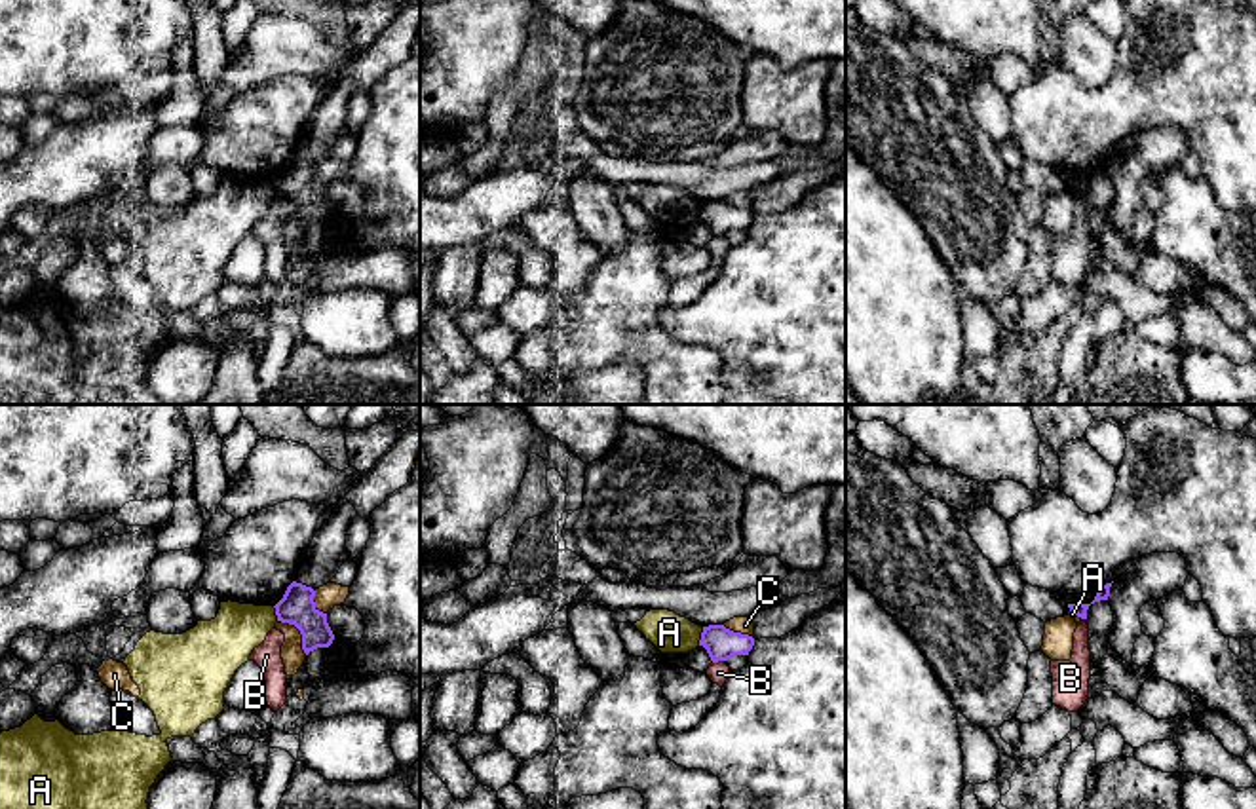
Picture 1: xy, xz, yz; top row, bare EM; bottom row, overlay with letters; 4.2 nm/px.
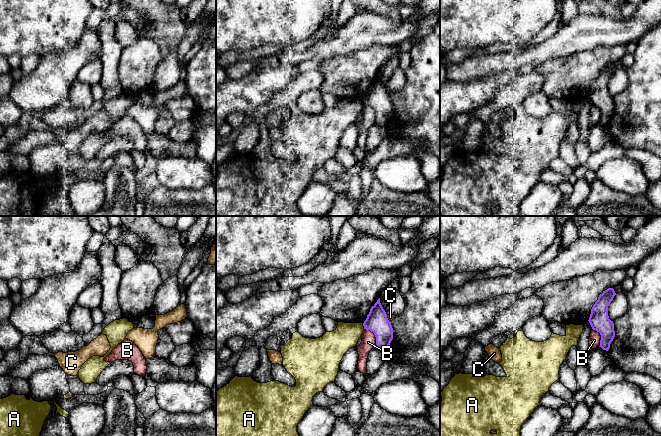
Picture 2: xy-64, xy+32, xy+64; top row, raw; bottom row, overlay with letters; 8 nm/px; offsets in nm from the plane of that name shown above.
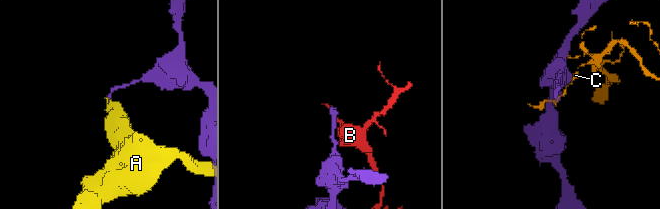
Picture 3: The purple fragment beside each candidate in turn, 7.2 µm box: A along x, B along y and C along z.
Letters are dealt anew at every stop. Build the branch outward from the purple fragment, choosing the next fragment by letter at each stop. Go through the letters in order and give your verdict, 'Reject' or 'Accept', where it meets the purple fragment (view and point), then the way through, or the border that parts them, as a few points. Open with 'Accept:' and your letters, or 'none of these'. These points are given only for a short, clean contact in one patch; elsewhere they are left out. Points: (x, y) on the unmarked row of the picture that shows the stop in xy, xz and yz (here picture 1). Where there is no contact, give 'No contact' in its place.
Accept: none of these
A: Reject. Touches purple at xz (702, 211). Boundary: xz (704, 202), (698, 219)
B: Reject. Touches purple at xz (719, 234)
C: Reject. Touches purple at xy (301, 207)

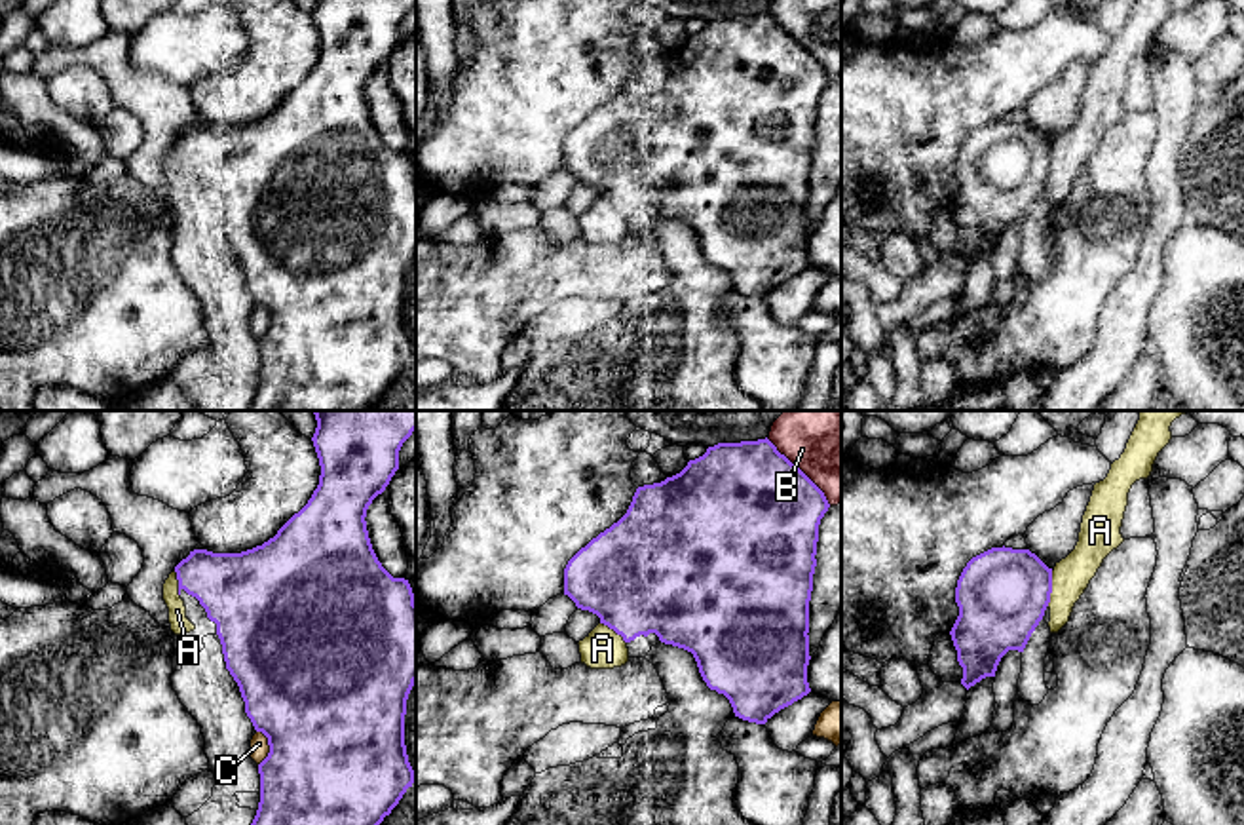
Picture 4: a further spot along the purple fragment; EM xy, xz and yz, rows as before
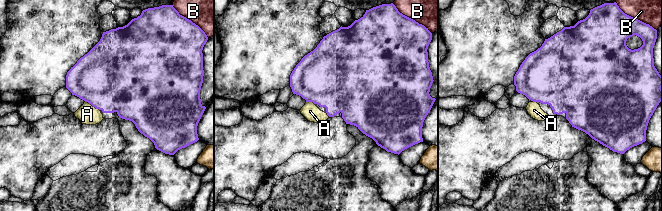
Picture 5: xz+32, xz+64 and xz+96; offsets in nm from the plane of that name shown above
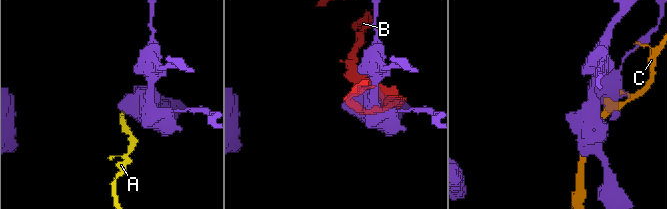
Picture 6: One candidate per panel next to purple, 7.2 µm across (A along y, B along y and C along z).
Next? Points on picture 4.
Accept: A
A: Accept. Touches purple at yz (1051, 162). Path across: yz (1001, 168), (1013, 162), (1051, 162), (1060, 162), (1070, 153)
B: Reject. Touches purple at xz (800, 44)
C: Reject. Touches purple at xy (270, 322)

